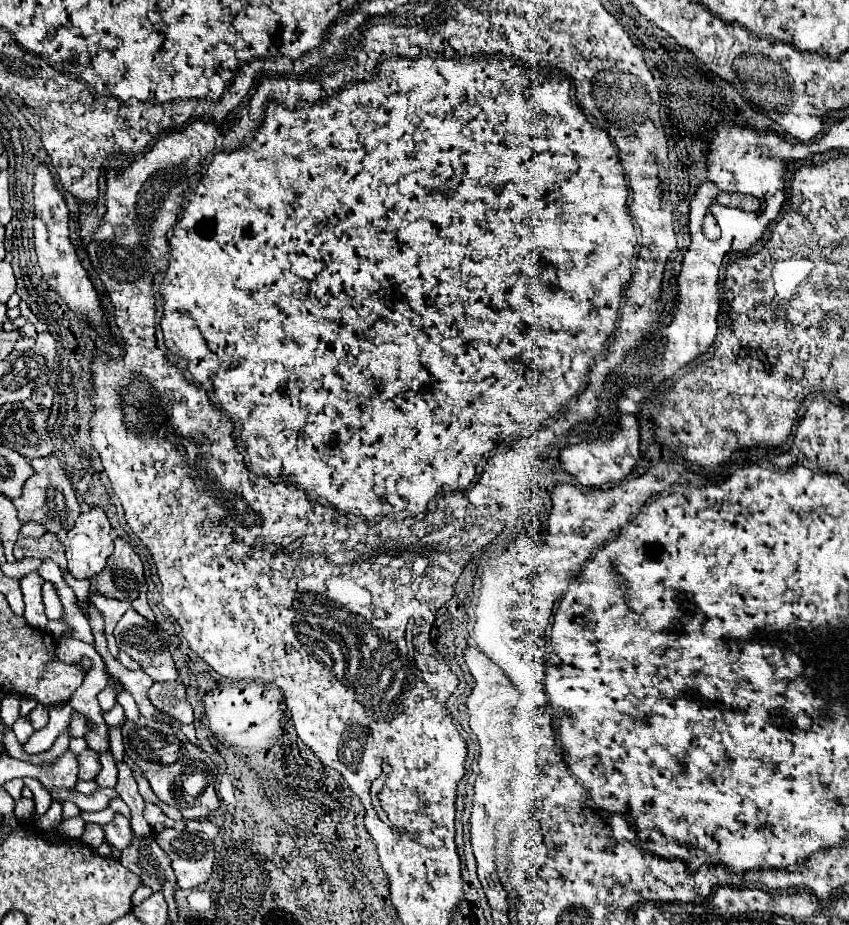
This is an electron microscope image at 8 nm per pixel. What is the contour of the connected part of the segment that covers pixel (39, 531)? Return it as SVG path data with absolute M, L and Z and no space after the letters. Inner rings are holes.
M24 524L22 528L20 528L20 538L36 538L36 536L42 536L46 530L44 530L44 526L40 526L40 524Z

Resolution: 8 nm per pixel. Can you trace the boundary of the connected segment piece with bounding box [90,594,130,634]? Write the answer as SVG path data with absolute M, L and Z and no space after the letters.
M90 594L92 604L102 612L102 618L106 622L106 634L112 634L114 626L118 624L118 620L126 614L126 610L130 610L130 602L120 602L120 600L108 600L100 594Z

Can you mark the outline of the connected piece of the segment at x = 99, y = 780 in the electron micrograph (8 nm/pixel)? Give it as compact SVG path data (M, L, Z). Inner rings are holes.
M102 752L100 754L100 764L102 764L102 770L98 772L98 776L94 778L94 782L100 786L100 788L114 788L116 782L118 782L118 770L116 770L116 760L110 752Z

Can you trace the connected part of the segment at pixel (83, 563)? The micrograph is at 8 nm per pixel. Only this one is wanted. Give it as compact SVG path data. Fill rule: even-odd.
M92 508L78 516L64 540L68 570L74 578L92 578L102 572L114 550L110 522L102 508Z

